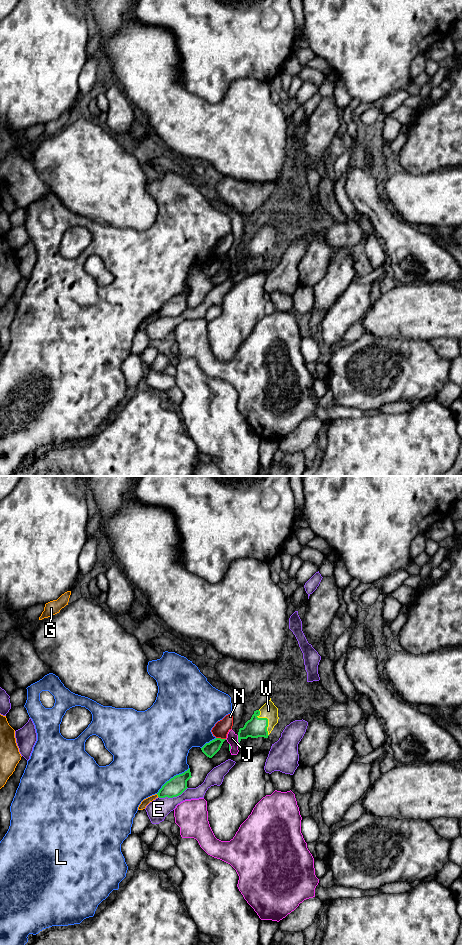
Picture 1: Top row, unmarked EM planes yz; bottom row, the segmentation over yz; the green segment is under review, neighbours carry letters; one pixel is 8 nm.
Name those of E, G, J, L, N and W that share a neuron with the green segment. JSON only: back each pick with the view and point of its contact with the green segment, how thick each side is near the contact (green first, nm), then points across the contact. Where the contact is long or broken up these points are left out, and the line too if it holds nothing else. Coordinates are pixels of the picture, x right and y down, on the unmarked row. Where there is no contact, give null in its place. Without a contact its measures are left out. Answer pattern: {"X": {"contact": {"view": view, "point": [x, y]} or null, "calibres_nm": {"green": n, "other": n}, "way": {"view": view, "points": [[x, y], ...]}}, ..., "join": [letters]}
{"W": {"contact": {"view": "yz", "point": [267, 240]}, "calibres_nm": {"green": 160, "other": 120}, "way": {"view": "yz", "points": [[256, 247], [267, 240], [268, 230]]}}, "join": ["W"]}

